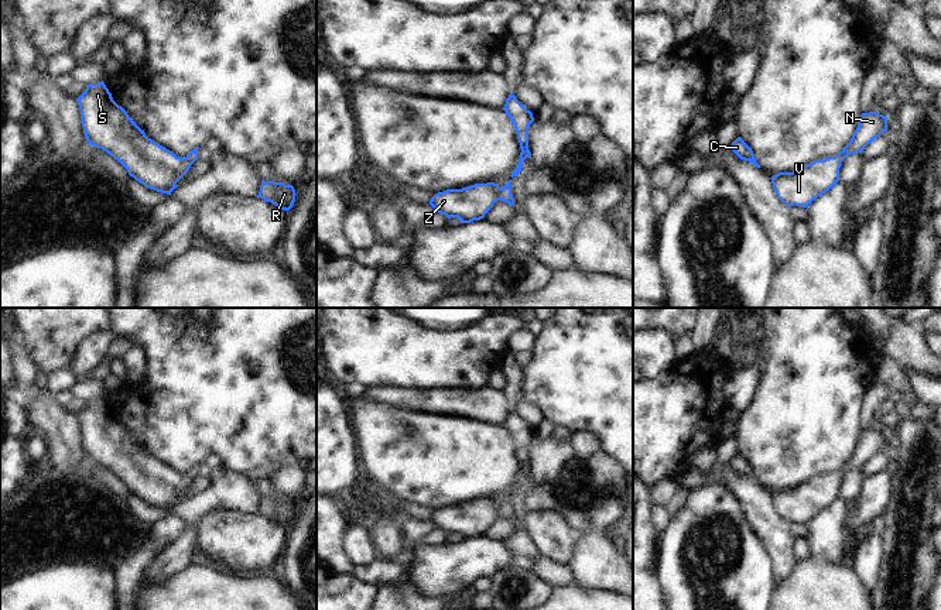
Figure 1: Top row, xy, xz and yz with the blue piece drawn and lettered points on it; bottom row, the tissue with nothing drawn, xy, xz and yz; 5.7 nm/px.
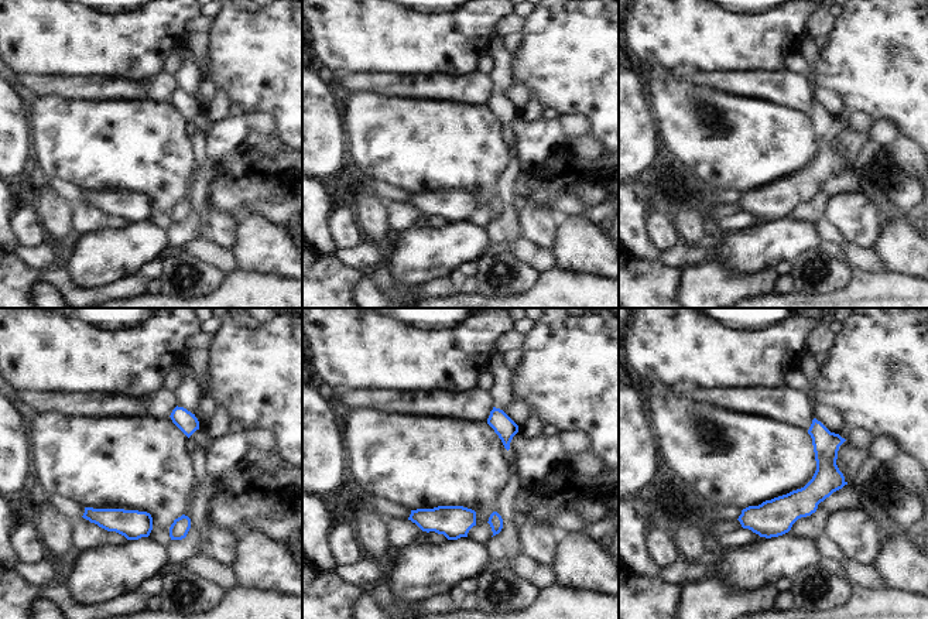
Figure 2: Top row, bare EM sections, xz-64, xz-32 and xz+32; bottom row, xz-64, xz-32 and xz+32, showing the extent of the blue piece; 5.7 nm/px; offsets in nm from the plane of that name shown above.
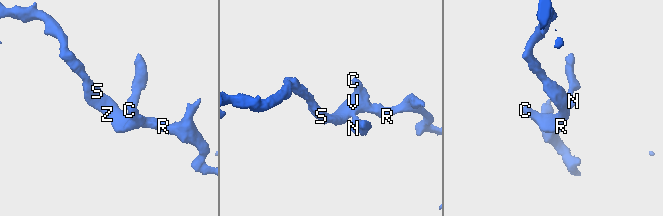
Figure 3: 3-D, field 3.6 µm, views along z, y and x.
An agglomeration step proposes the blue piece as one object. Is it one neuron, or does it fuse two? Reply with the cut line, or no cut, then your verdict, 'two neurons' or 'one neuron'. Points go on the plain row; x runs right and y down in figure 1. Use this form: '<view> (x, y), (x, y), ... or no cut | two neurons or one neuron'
no cut | one neuron

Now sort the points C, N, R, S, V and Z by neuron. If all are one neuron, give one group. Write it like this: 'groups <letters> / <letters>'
groups C N R S V Z

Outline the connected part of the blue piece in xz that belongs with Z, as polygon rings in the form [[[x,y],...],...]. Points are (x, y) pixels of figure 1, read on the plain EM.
[[[511,496],[503,504],[495,498],[487,498],[462,506],[446,506],[435,510],[430,521],[448,535],[458,534],[461,539],[470,539],[483,535],[497,517],[514,520],[510,498]]]

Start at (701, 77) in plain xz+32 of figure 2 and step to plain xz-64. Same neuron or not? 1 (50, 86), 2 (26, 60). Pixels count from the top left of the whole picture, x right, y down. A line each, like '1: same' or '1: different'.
1: same
2: different

